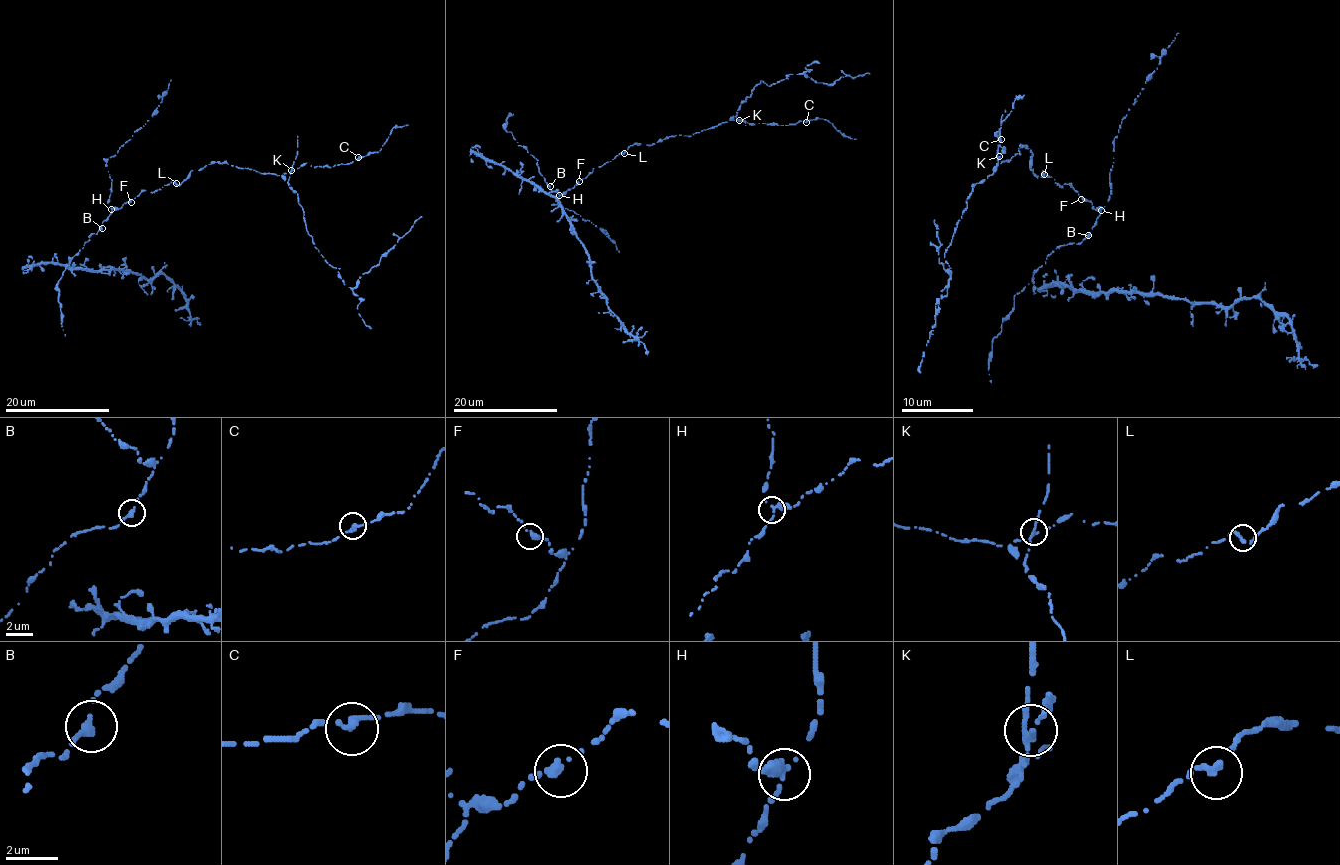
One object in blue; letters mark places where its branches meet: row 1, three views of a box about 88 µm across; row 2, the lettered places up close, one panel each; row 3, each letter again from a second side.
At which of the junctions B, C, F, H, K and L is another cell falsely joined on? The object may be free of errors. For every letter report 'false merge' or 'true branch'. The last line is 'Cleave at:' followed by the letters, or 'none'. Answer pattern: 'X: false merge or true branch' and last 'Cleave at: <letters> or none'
B: true branch
C: true branch
F: true branch
H: true branch
K: false merge
L: true branch
Cleave at: K

